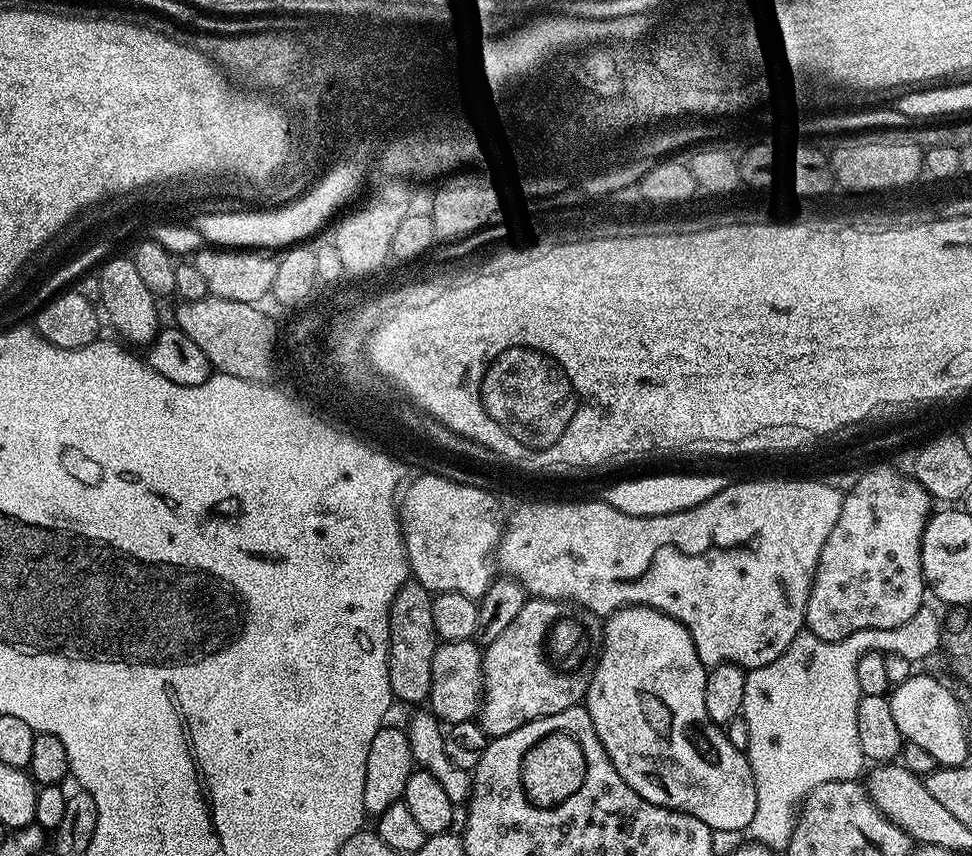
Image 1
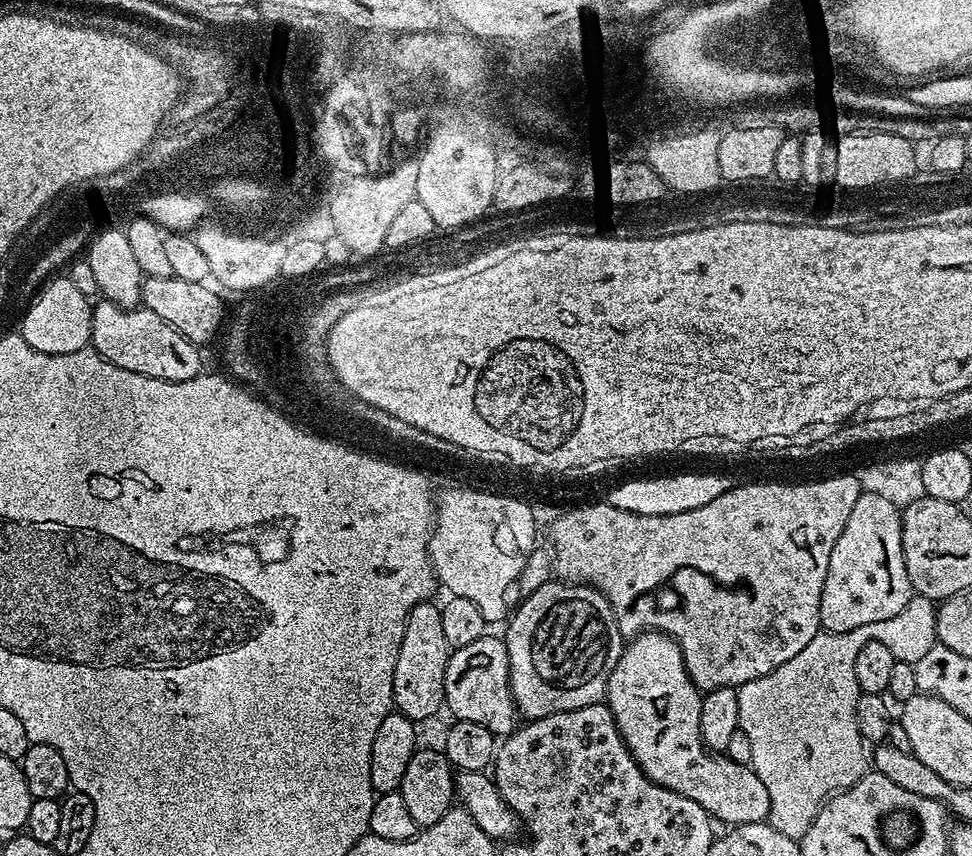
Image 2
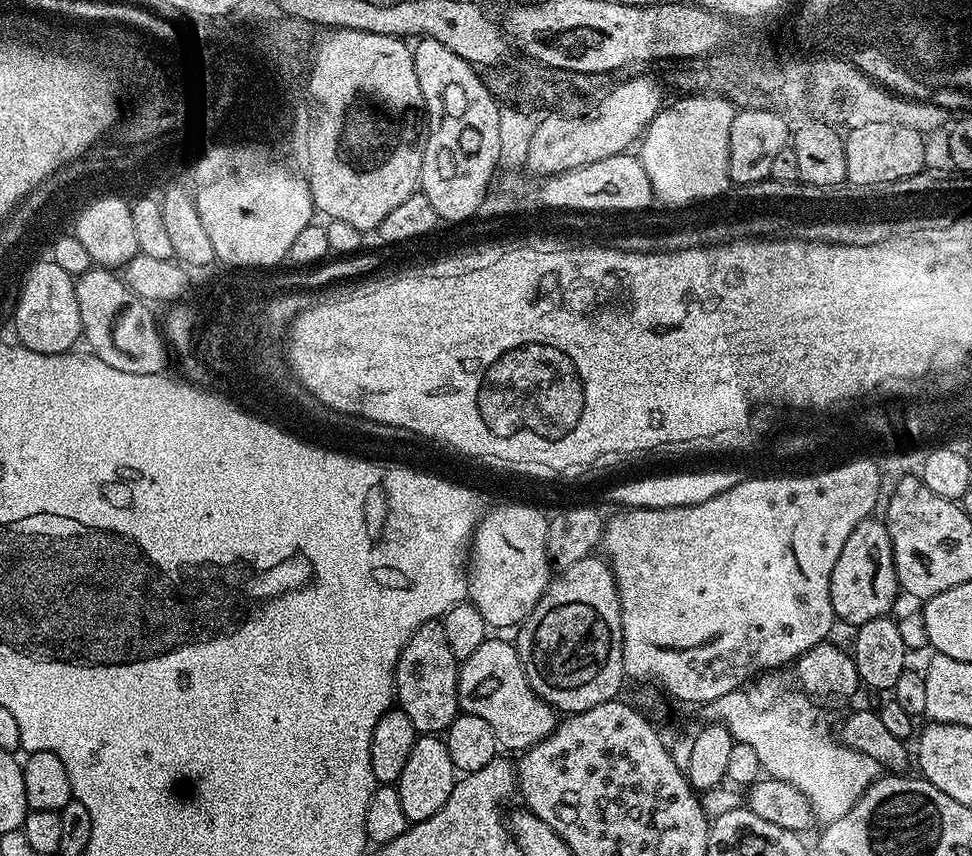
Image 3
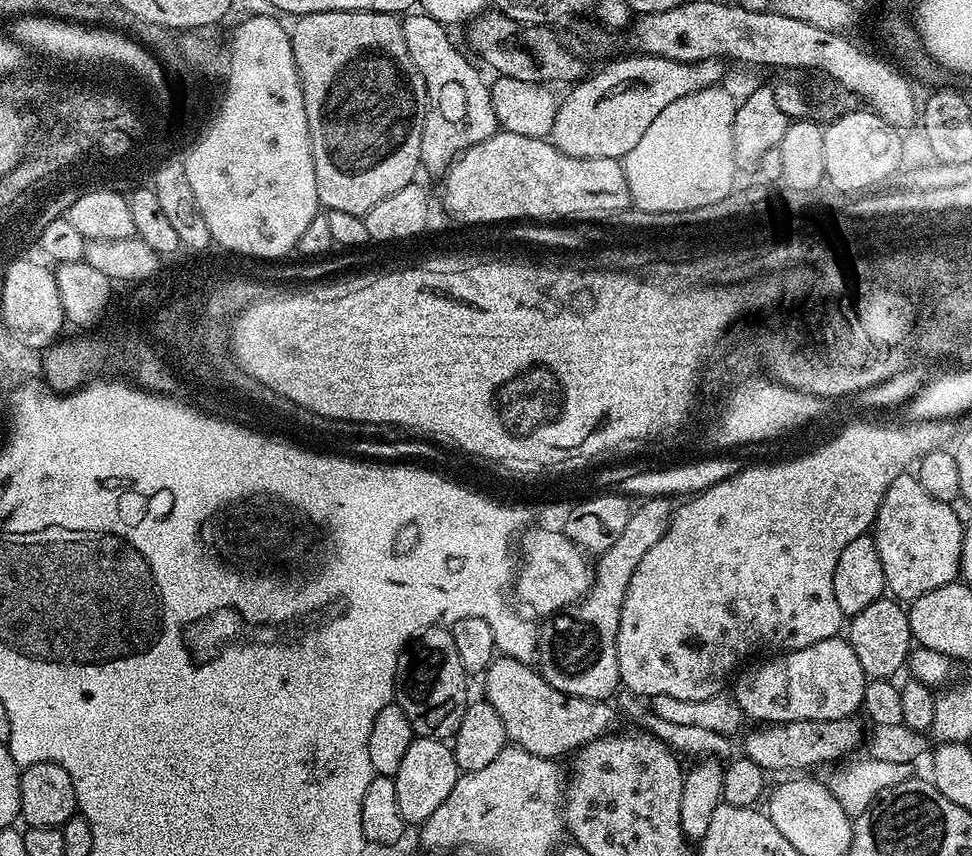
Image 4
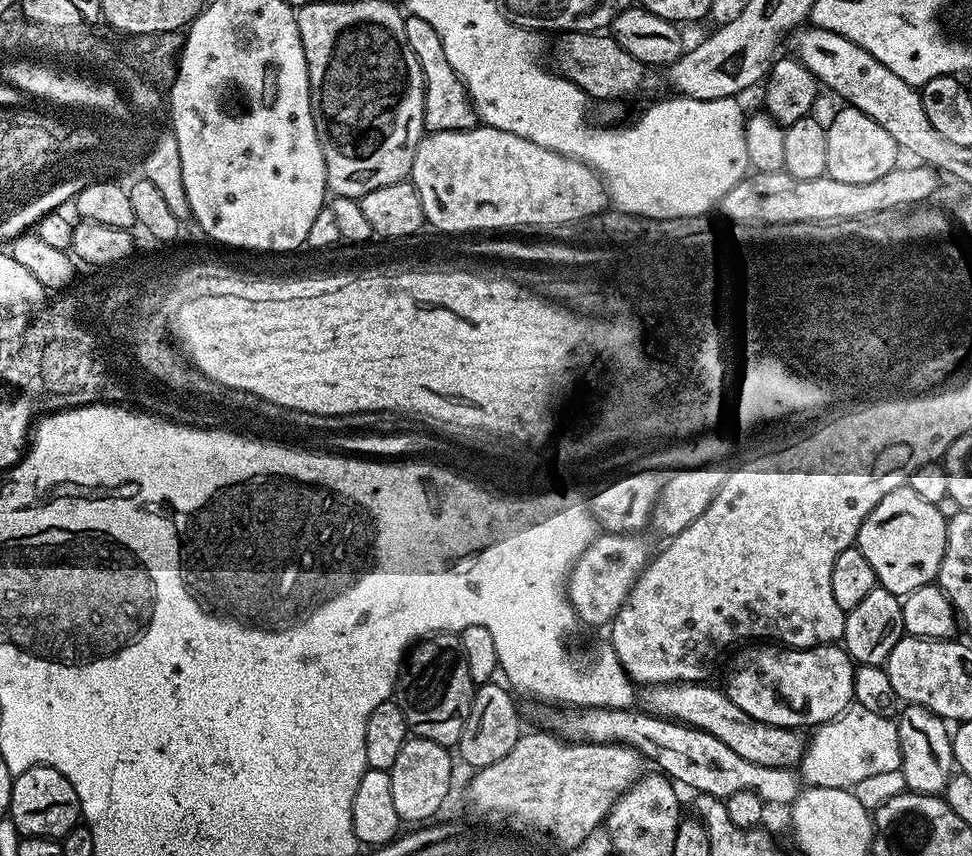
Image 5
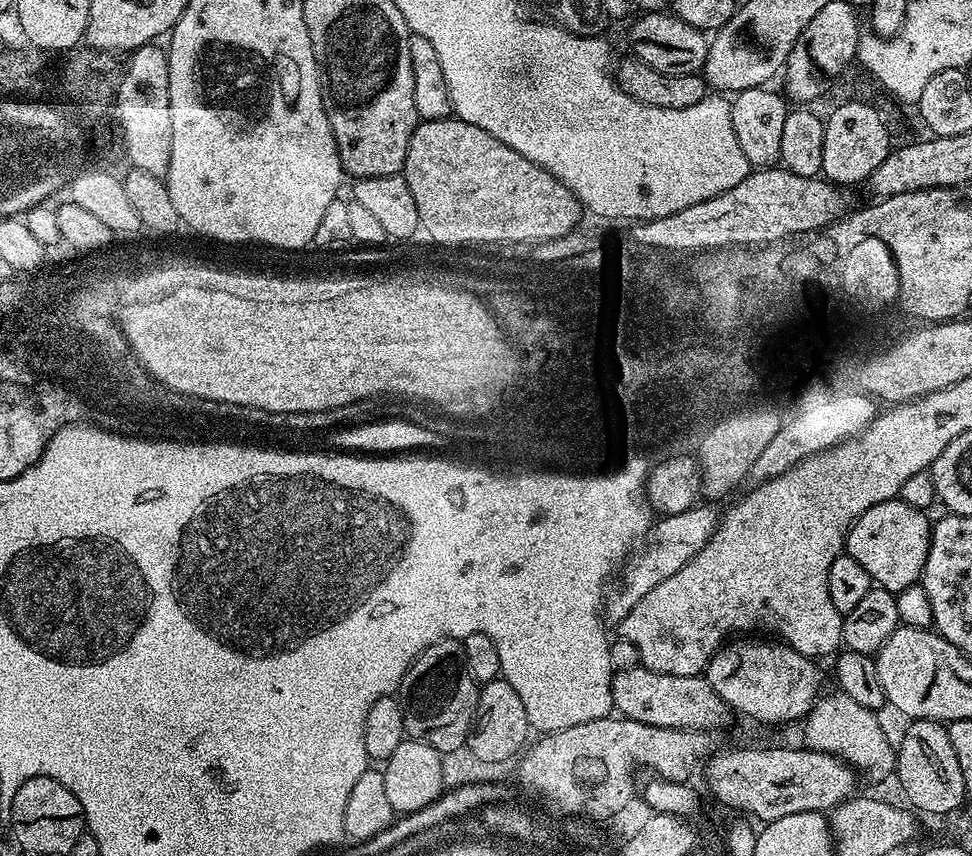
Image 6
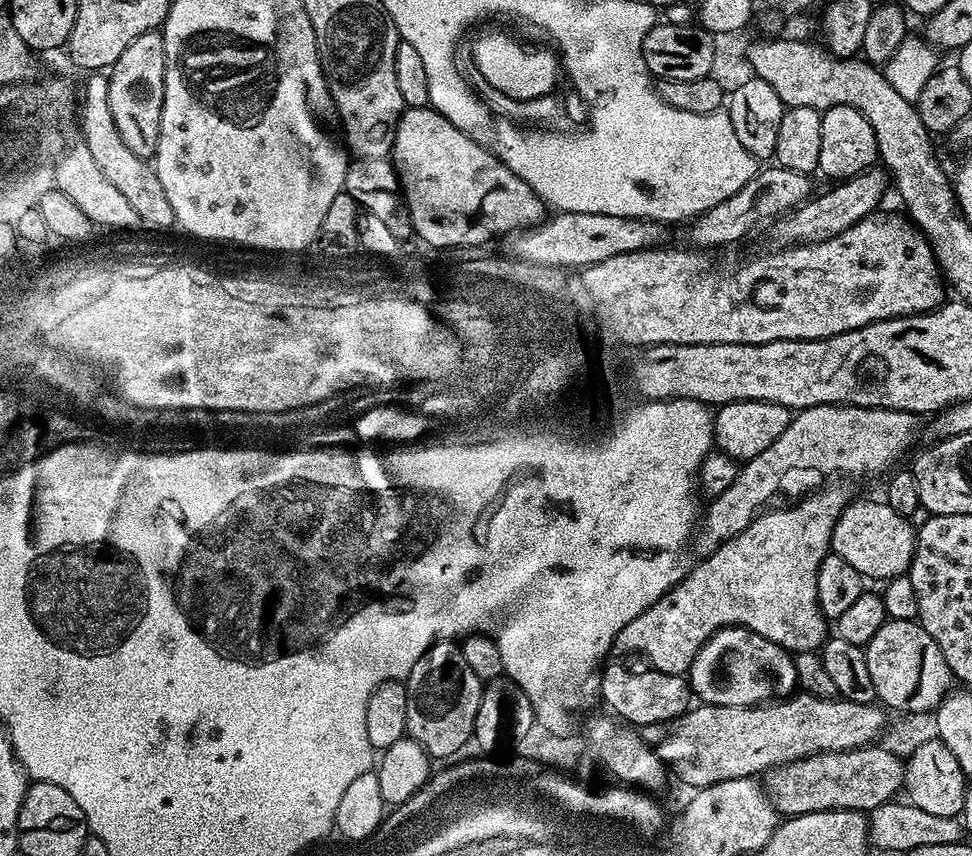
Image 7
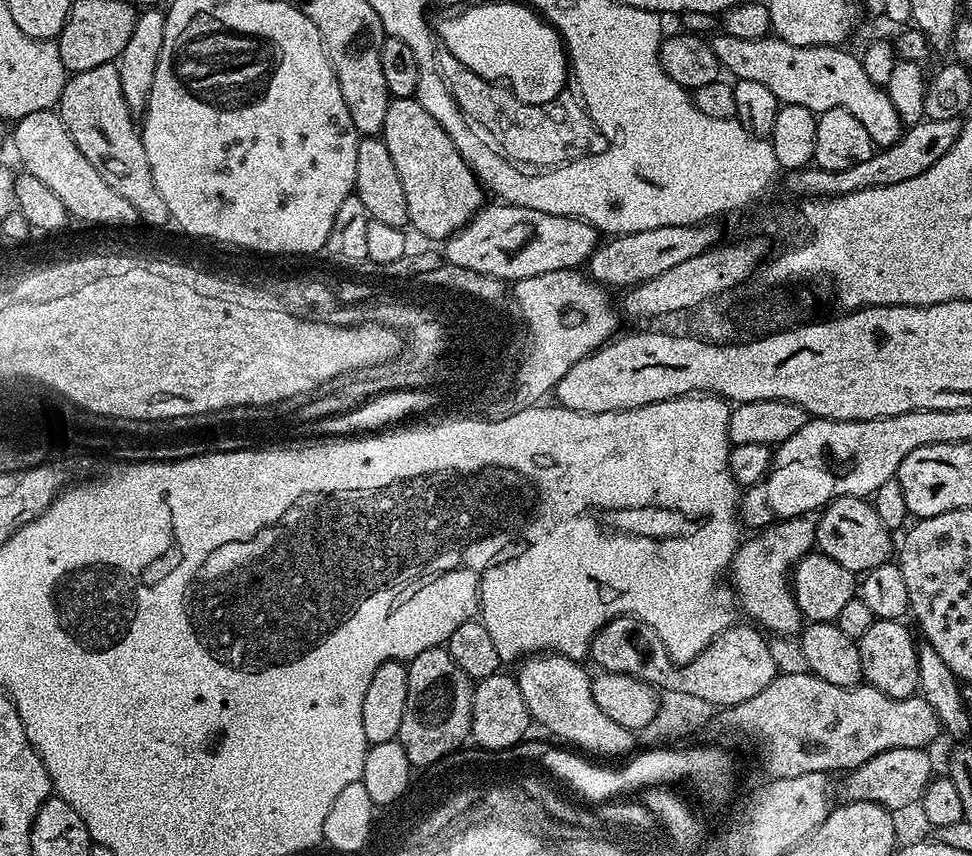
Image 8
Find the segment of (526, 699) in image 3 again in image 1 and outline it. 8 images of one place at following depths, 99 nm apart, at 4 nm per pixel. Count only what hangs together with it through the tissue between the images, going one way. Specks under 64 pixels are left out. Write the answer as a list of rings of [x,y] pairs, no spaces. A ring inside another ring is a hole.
[[[475,639],[441,643],[434,654],[432,685],[427,698],[432,715],[445,725],[473,719],[480,711],[483,690],[484,653],[481,645]]]

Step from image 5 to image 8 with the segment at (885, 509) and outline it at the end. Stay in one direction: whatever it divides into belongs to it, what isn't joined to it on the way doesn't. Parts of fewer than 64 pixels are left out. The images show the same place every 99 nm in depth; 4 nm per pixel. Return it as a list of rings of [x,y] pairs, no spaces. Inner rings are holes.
[[[840,496],[824,505],[819,513],[816,525],[815,547],[825,552],[838,566],[846,566],[853,574],[869,572],[889,563],[894,552],[894,536],[886,526],[882,526],[882,518],[872,509],[871,503],[862,496]]]

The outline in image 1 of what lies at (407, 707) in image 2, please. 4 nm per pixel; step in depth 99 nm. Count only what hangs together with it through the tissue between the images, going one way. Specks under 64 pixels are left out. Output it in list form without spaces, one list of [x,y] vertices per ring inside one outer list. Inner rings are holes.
[[[403,584],[392,603],[390,628],[390,656],[388,657],[388,690],[404,704],[423,705],[430,694],[434,654],[438,647],[438,637],[434,630],[433,593],[421,584]]]

